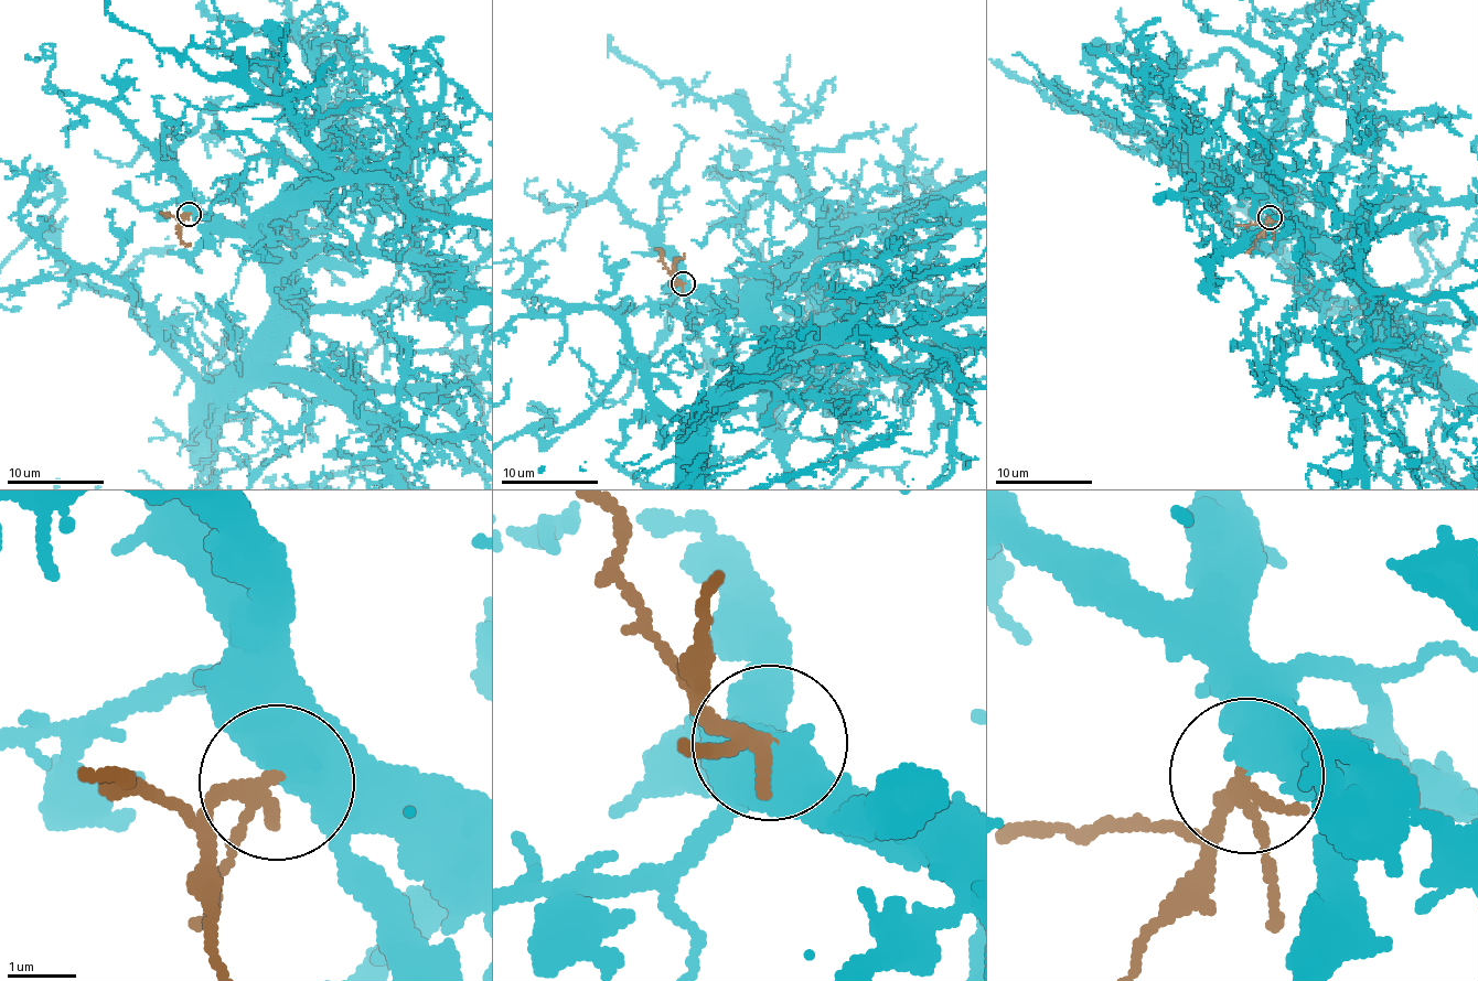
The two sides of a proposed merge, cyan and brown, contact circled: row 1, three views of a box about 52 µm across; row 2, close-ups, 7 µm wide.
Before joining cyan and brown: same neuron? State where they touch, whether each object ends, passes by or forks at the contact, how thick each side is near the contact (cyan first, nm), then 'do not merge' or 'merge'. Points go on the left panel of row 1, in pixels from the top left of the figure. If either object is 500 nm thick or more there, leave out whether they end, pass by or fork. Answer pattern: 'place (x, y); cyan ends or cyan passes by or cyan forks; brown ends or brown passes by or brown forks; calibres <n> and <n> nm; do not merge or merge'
place (189, 214); calibres 650 and 180 nm; merge

